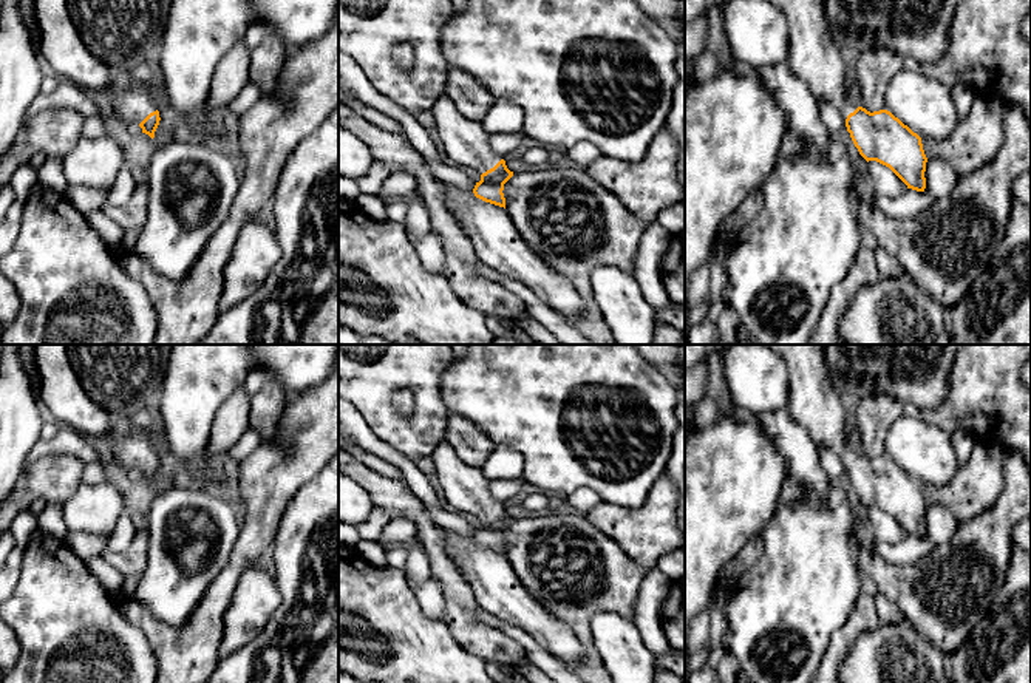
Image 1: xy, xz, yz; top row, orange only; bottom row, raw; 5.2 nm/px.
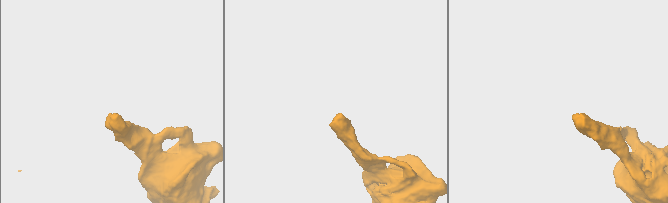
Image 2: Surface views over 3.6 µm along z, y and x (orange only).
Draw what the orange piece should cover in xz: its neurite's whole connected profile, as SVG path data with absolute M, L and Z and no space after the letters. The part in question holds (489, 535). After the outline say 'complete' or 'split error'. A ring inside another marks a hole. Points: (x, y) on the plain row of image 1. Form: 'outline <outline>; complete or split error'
outline M447 440L431 454L445 499L459 513L481 521L473 539L476 544L504 553L504 530L513 522L505 507L488 491L490 481L479 467L464 462Z; split error

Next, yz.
outline M767 345L778 352L788 369L788 403L787 413L812 437L815 445L829 447L839 456L846 465L847 477L858 494L859 501L869 508L876 507L889 513L907 535L924 538L926 535L926 508L921 484L904 471L887 456L867 457L856 453L846 437L846 405L841 394L833 386L830 371L825 362L824 345Z; split error

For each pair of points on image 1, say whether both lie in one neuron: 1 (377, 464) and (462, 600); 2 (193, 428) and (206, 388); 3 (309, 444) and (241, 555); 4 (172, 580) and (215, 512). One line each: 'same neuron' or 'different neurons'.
1: different neurons
2: same neuron
3: same neuron
4: same neuron

